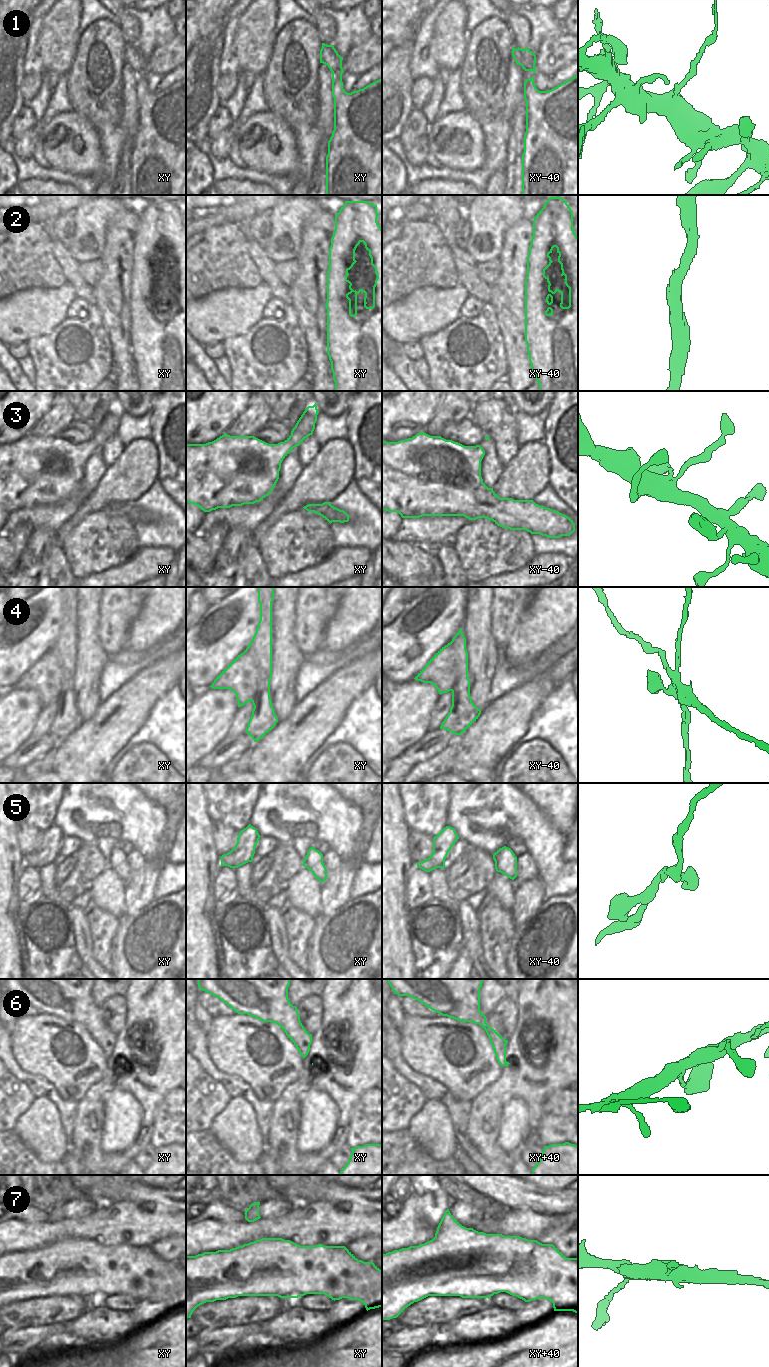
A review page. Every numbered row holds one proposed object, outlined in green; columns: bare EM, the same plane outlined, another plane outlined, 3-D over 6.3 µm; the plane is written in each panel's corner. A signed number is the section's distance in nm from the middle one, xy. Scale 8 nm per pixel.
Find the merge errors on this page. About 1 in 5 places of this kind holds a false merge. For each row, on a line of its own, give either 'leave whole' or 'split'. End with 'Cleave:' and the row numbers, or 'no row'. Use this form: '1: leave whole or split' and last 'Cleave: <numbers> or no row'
1: split
2: leave whole
3: leave whole
4: split
5: leave whole
6: leave whole
7: leave whole
Cleave: 1, 4

